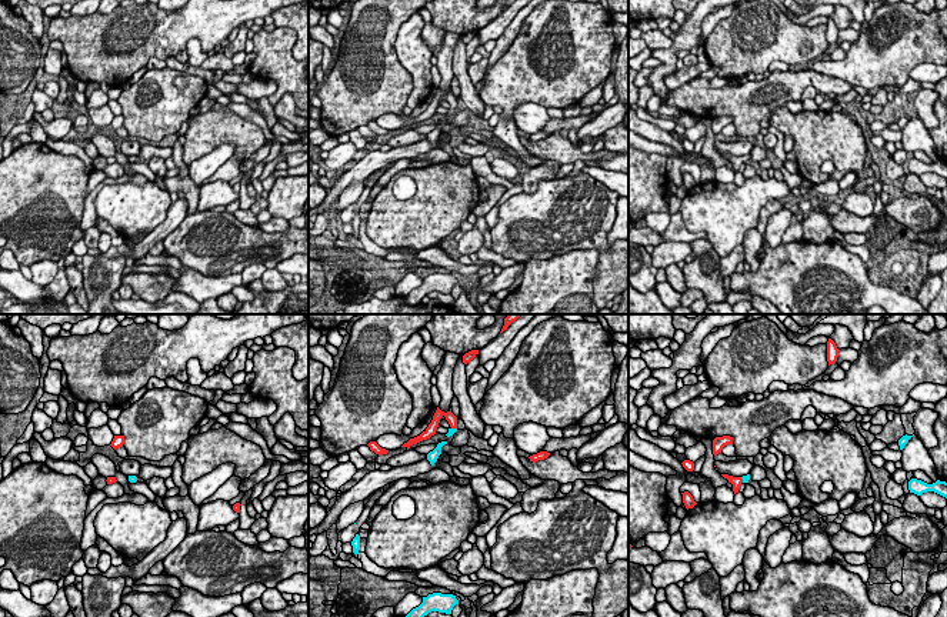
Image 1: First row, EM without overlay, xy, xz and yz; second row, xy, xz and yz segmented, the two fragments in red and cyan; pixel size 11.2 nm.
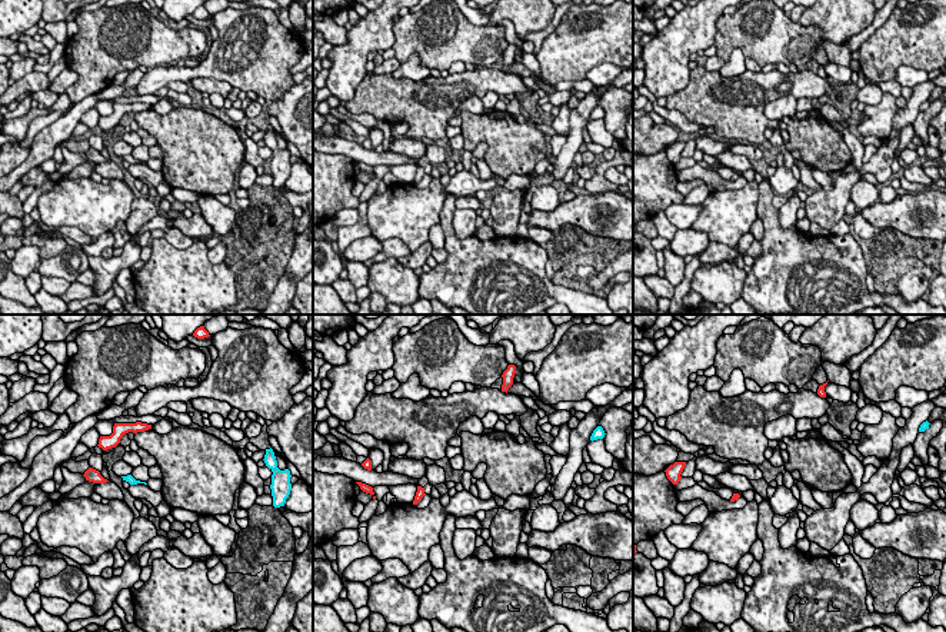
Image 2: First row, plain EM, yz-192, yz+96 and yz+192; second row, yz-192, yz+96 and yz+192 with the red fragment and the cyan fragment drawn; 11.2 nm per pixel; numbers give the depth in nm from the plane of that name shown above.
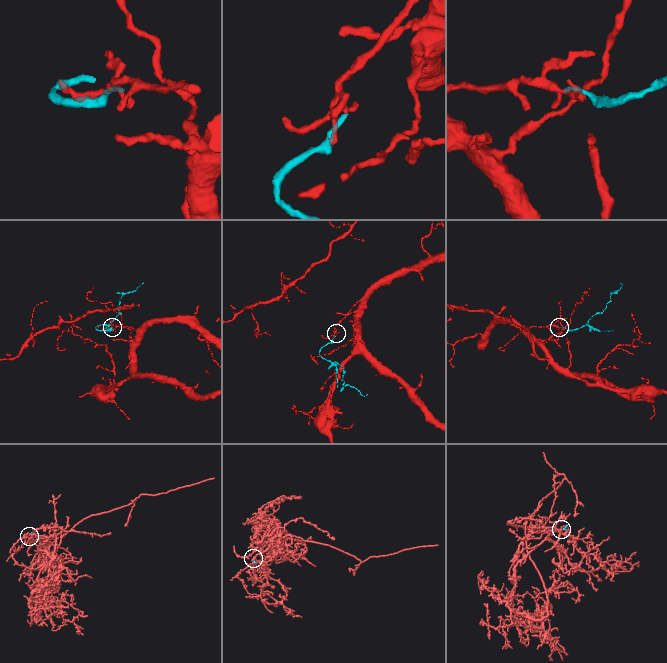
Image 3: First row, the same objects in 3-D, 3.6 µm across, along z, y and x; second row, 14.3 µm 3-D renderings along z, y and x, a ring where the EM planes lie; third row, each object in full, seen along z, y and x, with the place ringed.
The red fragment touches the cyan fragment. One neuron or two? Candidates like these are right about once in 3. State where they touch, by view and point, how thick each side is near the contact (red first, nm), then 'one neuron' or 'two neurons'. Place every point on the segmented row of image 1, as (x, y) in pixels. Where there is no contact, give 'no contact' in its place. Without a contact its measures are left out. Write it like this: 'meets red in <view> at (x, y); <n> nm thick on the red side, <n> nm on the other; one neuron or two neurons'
meets red in xz at (454, 427); 120 nm thick on the red side, 70 nm on the other; one neuron

